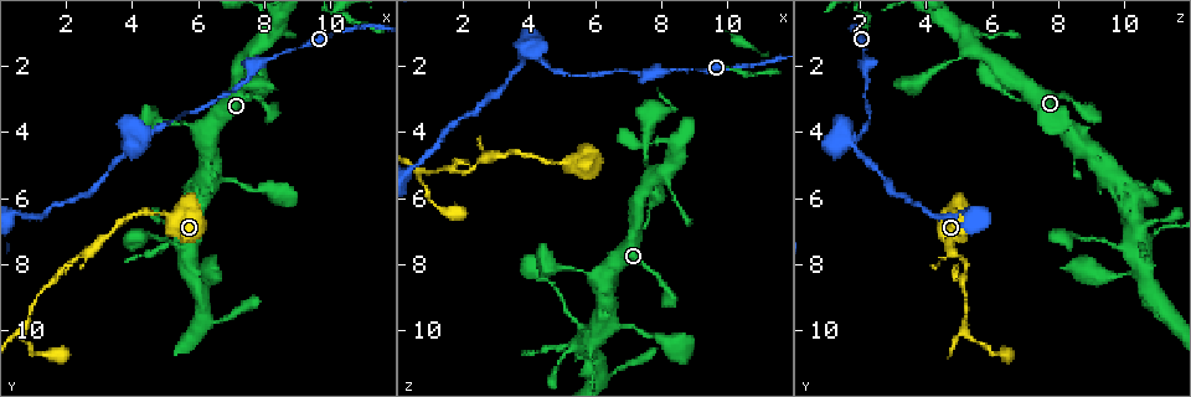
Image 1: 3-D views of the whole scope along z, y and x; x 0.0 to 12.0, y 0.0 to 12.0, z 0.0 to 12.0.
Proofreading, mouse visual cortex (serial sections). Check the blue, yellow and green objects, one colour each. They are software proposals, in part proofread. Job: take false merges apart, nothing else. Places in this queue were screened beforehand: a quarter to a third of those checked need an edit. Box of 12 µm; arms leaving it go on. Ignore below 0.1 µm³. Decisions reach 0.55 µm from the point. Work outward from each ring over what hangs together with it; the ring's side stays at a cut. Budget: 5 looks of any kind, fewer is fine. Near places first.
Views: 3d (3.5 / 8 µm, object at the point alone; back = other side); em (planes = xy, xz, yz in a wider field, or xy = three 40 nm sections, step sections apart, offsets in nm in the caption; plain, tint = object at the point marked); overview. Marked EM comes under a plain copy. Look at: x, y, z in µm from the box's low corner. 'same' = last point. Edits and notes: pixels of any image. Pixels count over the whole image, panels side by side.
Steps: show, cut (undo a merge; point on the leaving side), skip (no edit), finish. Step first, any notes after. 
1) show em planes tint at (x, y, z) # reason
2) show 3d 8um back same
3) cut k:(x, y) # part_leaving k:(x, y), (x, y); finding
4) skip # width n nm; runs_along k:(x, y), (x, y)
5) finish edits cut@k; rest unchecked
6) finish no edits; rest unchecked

show 3d 3.5um at (3.9, 4.4, 1.5) # abrupt turn

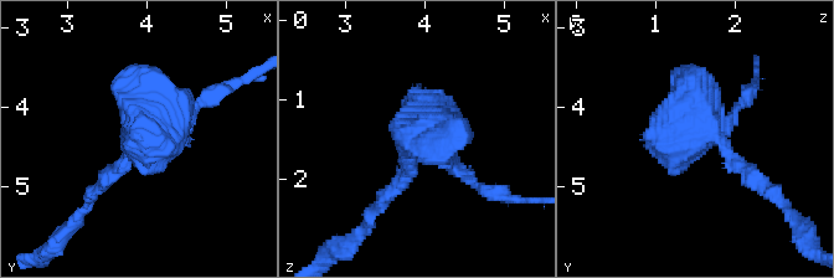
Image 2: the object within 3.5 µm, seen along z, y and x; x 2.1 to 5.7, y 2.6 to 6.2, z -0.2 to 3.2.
show em xy step 2 tint at (3.95, 4.45, 1.45)

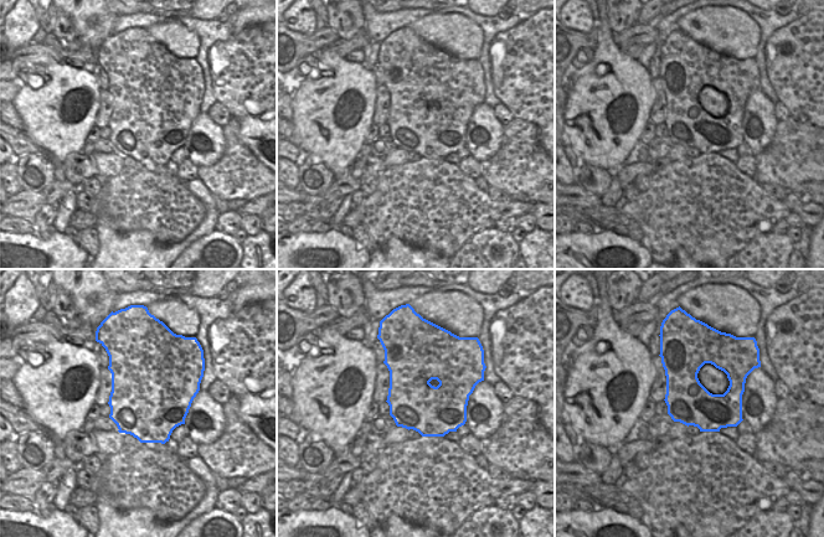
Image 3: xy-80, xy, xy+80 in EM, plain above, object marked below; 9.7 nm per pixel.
cut 2:(706, 128) # part_leaving 2:(716, 134), (739, 164); a second cell is stuck on

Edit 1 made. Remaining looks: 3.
show overview

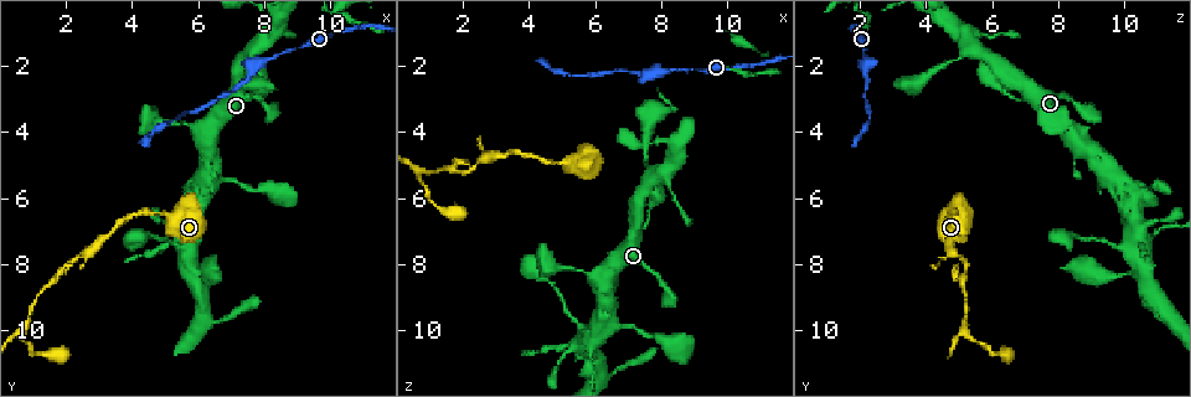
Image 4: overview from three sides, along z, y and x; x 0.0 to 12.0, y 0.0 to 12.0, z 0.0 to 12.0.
show 3d 3.5um back at (4.8, 6.5, 4.9) # thick turns thin

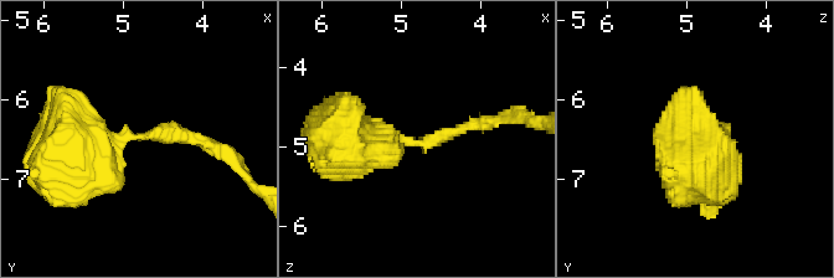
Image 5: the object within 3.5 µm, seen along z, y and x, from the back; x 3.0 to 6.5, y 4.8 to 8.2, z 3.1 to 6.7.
show em xy step 3 tint at (4.85, 6.45, 4.95) # arm_widths 150, 700 nm

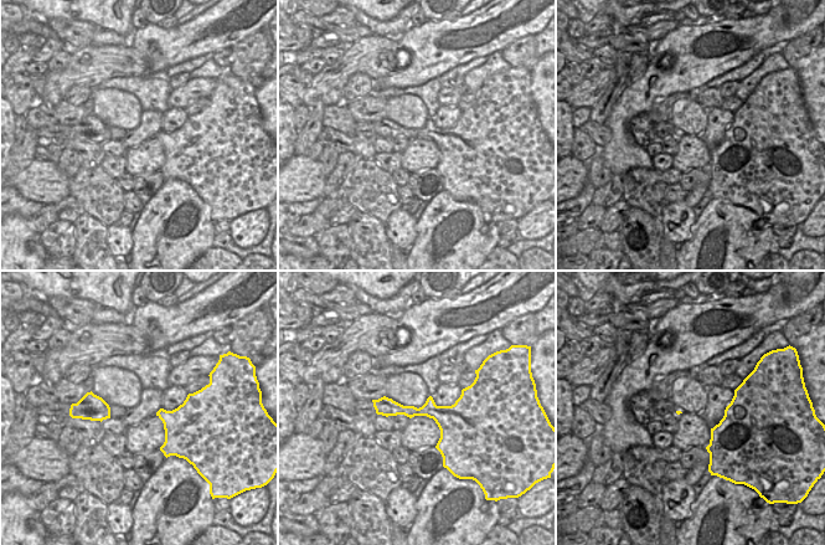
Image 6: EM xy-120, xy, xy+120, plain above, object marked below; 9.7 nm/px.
skip # all the same cell

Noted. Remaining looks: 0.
finish edits cut@2; rest unchecked

